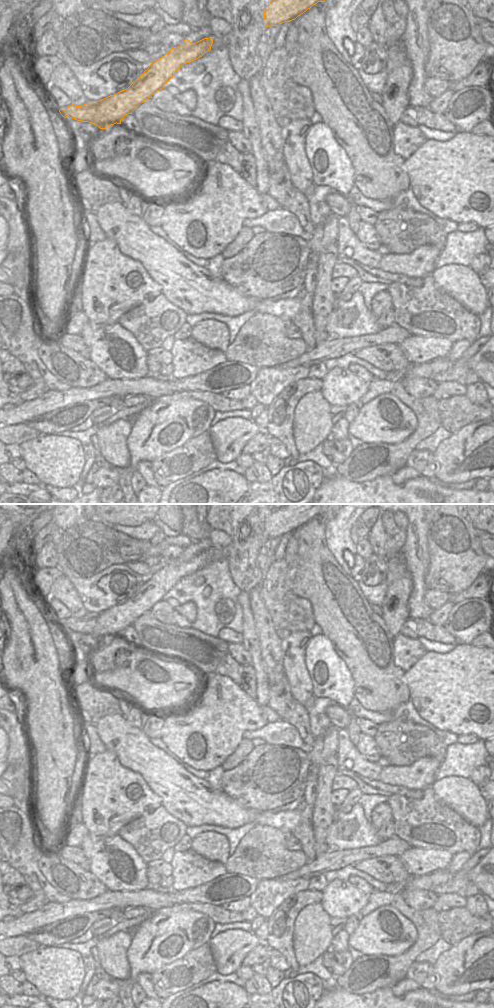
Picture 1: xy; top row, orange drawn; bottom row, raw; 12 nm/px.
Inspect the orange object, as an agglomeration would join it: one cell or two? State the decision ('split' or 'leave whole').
split

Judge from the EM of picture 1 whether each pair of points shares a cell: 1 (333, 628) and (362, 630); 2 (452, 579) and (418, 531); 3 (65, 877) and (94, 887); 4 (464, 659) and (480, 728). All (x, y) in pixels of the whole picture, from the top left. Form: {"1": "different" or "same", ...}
{"1": "same", "2": "different", "3": "same", "4": "same"}

